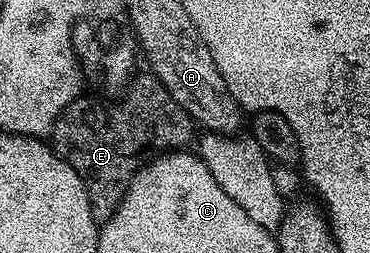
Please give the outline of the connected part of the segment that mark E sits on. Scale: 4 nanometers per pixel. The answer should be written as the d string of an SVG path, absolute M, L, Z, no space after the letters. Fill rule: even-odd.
M151 73L133 77L117 102L95 102L81 96L71 102L52 126L51 145L82 180L93 207L111 211L124 199L132 177L162 154L183 150L194 131L192 117L172 99Z

